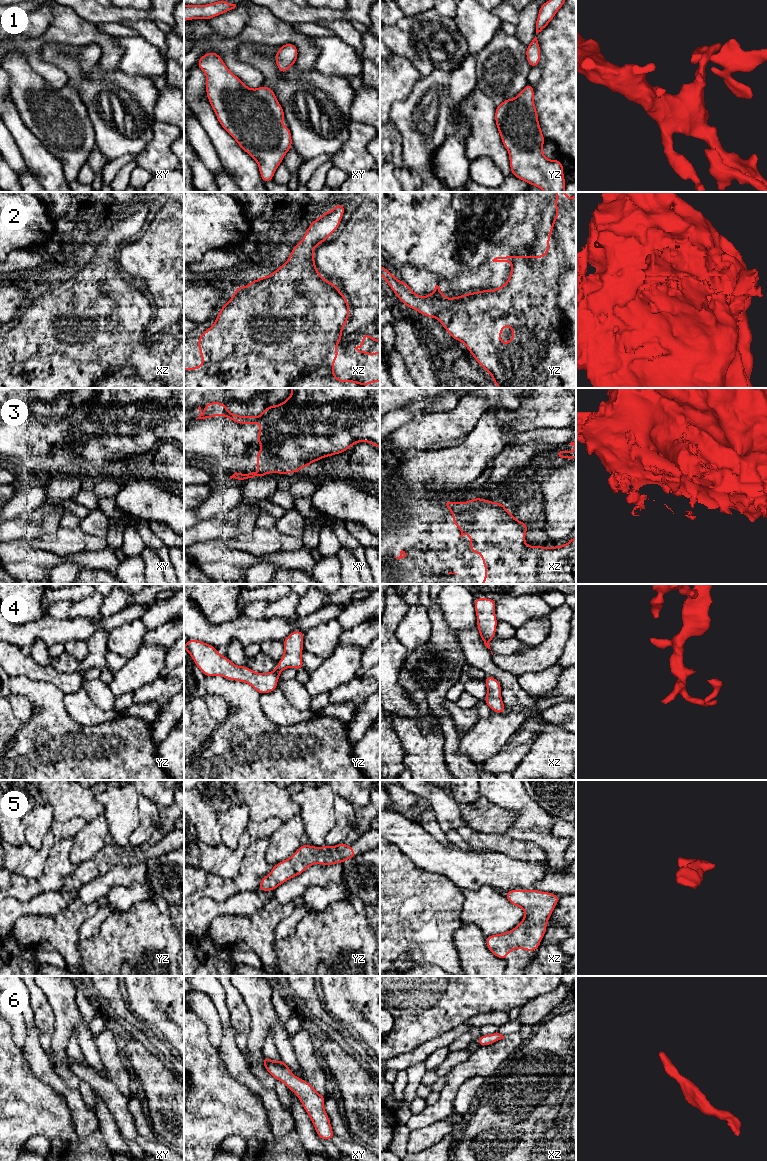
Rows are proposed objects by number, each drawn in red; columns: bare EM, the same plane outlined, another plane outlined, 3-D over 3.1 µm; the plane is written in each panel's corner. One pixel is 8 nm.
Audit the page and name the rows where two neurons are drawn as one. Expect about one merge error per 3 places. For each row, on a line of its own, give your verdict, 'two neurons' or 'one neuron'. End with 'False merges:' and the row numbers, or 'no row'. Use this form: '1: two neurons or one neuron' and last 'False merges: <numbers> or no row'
1: one neuron
2: one neuron
3: two neurons
4: one neuron
5: one neuron
6: one neuron
False merges: 3

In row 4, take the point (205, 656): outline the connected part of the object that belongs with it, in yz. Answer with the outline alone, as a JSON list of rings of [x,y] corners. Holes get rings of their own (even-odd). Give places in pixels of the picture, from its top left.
[[[295,630],[283,640],[283,656],[276,669],[269,673],[257,673],[247,666],[237,666],[227,656],[220,655],[213,645],[196,639],[188,639],[184,649],[205,677],[222,676],[229,680],[244,682],[261,695],[277,689],[279,676],[284,669],[305,669],[302,662],[304,635],[305,632]]]

